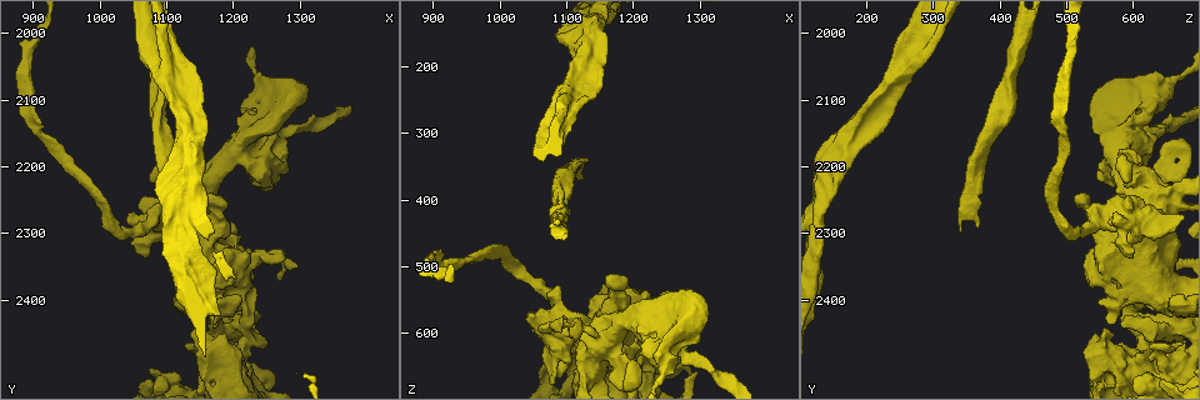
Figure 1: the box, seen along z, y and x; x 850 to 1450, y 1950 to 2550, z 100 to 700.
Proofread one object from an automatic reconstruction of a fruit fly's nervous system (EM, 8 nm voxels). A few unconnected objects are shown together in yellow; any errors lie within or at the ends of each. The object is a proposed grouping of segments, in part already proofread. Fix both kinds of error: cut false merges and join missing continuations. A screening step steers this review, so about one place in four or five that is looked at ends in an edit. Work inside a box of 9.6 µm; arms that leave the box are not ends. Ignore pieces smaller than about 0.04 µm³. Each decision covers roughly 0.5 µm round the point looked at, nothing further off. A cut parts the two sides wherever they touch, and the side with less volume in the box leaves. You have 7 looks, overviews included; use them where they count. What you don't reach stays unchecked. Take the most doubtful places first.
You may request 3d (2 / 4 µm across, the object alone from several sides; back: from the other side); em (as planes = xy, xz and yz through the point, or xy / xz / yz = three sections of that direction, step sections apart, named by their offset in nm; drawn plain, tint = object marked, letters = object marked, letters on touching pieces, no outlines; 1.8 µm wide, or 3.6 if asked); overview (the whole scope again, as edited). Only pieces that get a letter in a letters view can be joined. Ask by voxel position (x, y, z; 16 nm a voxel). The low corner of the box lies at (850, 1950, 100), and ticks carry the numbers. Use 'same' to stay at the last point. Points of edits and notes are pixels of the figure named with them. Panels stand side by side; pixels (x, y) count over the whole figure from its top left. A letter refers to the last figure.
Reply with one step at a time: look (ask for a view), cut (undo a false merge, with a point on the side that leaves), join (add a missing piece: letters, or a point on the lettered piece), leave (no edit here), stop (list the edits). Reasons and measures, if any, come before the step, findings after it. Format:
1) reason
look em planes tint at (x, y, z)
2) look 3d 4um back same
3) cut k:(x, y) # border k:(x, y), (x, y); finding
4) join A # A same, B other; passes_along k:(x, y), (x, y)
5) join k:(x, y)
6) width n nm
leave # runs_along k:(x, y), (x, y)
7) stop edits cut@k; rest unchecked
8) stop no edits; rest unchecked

thick turns thin
look 3d 4um at (1205, 2175, 570)

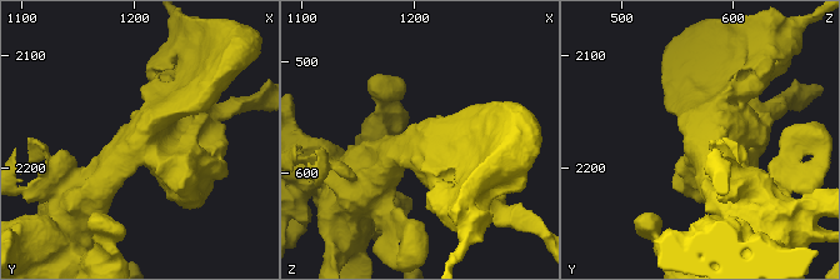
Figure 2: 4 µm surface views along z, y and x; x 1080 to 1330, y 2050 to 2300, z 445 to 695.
shape alone is not enough
look em yz step 16 tint at (1206, 2172, 574)

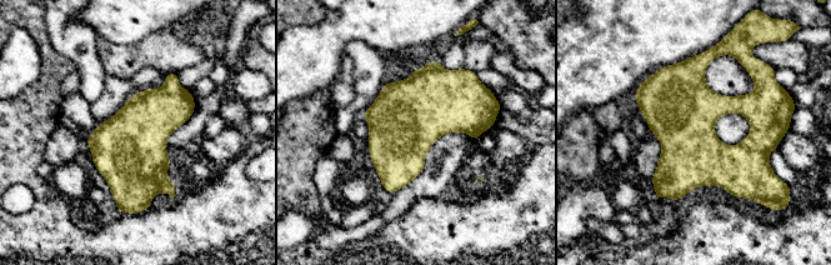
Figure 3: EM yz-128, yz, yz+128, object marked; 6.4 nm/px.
look em yz step 16 letters same

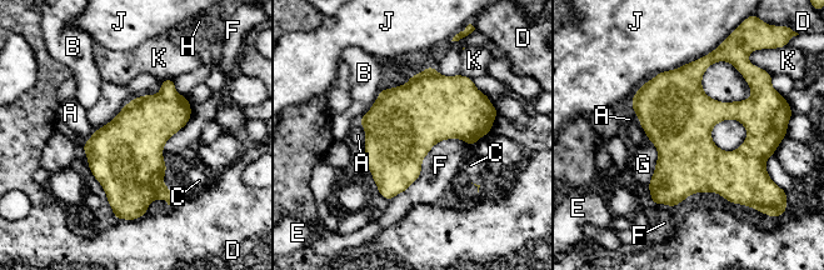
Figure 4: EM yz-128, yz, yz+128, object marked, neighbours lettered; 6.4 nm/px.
leave # A other, B other, C other, D other, E other, F other, G other, H other, J other, K other; border 4:(470, 145), (439, 140), (388, 200); continuous, no second neuron

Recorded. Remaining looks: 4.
sudden change in width
look em 3.6um xy step 16 tint at (1085, 2275, 560)

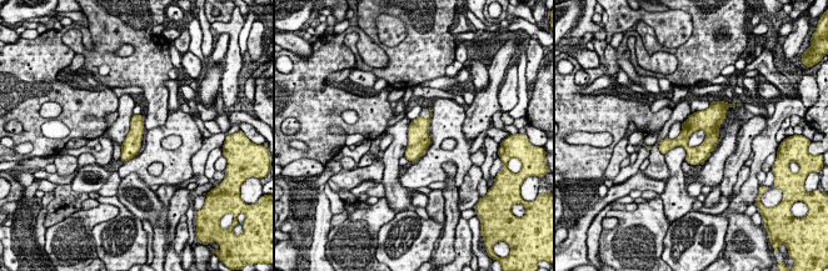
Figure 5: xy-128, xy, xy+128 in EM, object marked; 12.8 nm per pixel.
cut it another way
look em 3.6um planes letters same

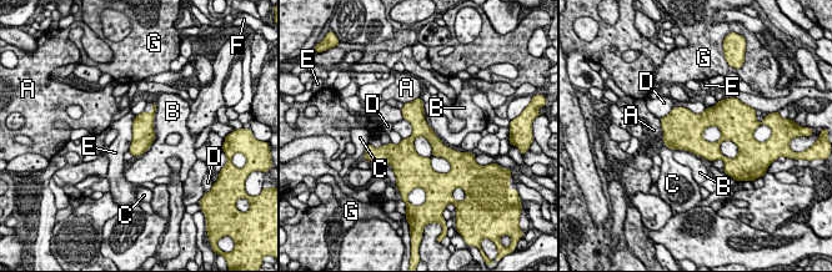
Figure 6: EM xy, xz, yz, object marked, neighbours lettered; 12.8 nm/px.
width 220 nm
leave # A other, B other, C other, D other, E other, F other, G other; border 6:(135, 116), (131, 144), (128, 150); one neuron here

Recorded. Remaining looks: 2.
look em 3.6um xy step 4 letters at (1140, 2460, 560)

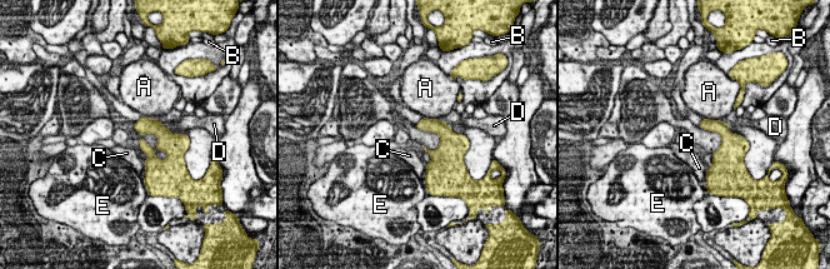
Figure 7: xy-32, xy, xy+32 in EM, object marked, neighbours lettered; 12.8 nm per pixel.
leave # A other, B other, C other, D other, E other; runs_along 7:(705, 121), (725, 135), (711, 170); none of them fits

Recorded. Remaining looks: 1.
stop no edits; rest unchecked

